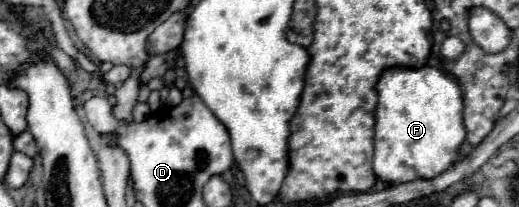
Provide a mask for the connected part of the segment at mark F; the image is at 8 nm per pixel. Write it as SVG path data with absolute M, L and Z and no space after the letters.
M386 68L376 84L378 108L376 108L376 134L374 134L374 174L384 182L408 182L412 178L432 178L440 170L448 170L458 158L458 148L464 142L462 122L462 90L454 76L434 68Z

